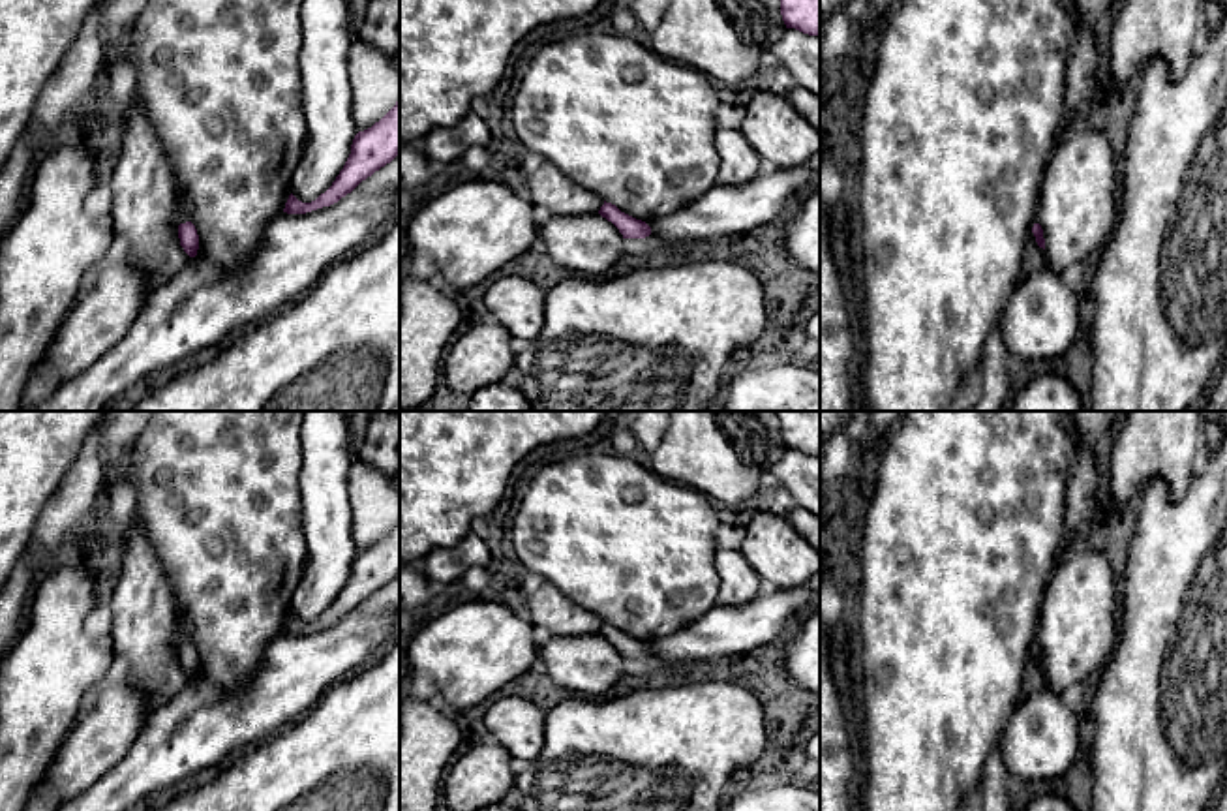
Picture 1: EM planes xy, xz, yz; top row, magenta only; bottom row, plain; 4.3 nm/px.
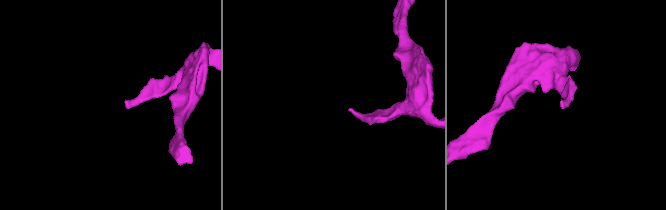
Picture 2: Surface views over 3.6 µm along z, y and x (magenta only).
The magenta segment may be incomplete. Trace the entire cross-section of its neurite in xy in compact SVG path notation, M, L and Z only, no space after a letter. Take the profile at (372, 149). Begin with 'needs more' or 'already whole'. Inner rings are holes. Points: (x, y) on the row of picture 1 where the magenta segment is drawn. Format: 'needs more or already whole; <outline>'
already whole; M400 99L371 128L358 131L351 145L351 154L332 182L332 186L311 203L289 195L283 212L306 214L338 203L351 193L362 180L390 163L400 154Z

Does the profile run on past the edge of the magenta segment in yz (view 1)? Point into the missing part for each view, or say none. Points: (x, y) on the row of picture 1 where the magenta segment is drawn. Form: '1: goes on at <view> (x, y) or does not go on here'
1: does not go on here

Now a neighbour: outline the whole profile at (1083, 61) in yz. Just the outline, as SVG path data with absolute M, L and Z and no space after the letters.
M1071 0L1075 26L1068 53L1064 116L1053 150L1064 128L1075 118L1086 116L1086 101L1098 101L1099 47L1096 28L1103 17L1114 17L1118 4L1120 0Z

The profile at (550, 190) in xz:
M544 161L527 175L529 203L546 208L552 216L598 214L604 199L574 184L559 169Z

